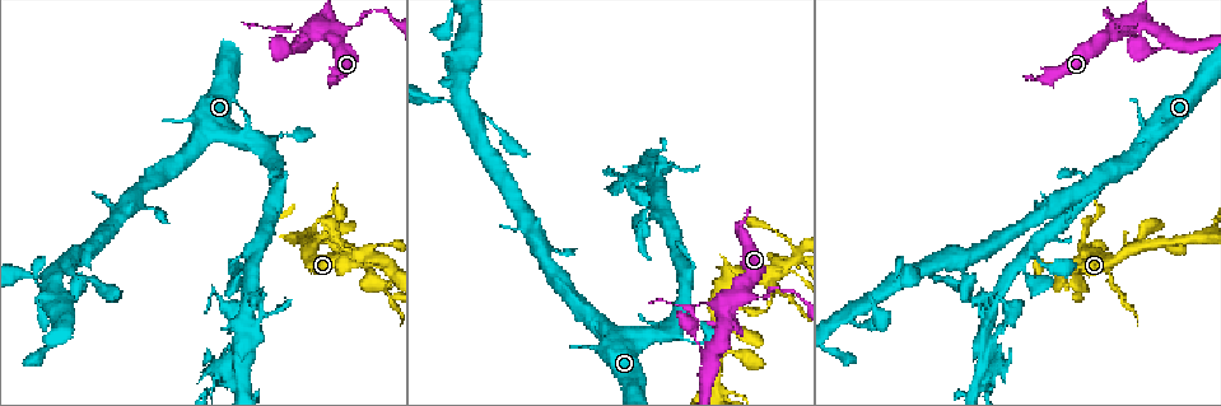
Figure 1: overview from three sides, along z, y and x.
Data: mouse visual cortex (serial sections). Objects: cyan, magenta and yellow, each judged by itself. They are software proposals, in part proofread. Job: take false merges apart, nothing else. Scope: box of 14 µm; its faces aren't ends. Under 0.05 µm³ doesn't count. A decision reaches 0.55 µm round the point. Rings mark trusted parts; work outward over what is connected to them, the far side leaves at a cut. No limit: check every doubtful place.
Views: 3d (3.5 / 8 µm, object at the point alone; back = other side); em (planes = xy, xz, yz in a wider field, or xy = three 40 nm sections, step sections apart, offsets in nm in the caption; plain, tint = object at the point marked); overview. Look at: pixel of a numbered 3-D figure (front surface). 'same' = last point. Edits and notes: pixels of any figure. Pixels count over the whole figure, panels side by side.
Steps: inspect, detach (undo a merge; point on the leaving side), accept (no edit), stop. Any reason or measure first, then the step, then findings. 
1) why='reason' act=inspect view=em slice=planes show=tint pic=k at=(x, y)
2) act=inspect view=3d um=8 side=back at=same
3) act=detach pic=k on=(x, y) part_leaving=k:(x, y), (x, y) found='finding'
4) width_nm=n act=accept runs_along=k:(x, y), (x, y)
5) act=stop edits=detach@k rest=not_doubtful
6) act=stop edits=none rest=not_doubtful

why='sudden change in width' act=inspect view=3d um=3.5 side=back pic=1 at=(361, 21)

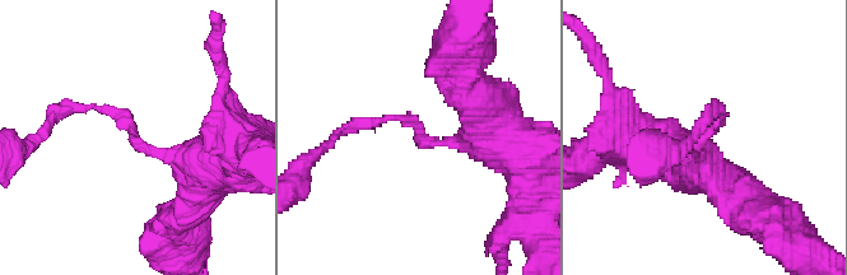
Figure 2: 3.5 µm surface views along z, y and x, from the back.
arm_widths_nm=100,350 act=inspect view=em slice=xy step=1 show=tint pic=2 at=(418, 130)

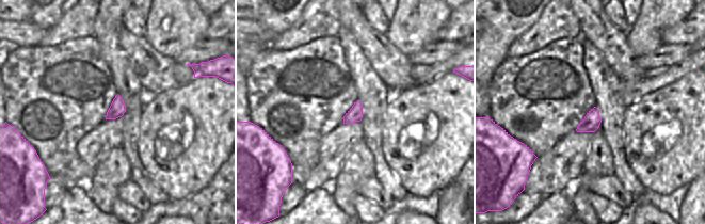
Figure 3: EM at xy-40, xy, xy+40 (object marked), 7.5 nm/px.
act=accept runs_along=2:(212, 173), (144, 149), (121, 115), (63, 111) found='continuous, no second cell'

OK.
act=inspect view=3d um=3.5 pic=1 at=(769, 283)

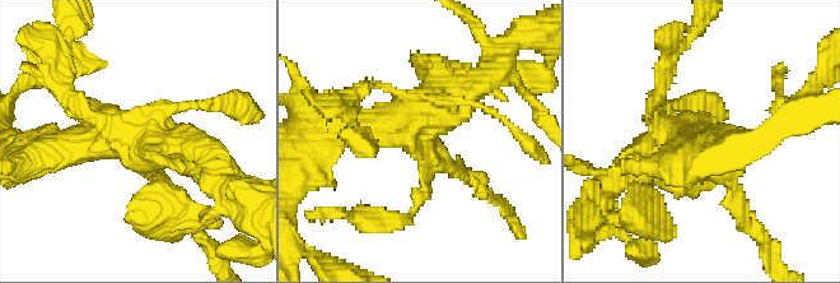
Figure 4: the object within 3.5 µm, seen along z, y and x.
act=inspect view=em slice=xy step=3 show=tint pic=4 at=(418, 146)

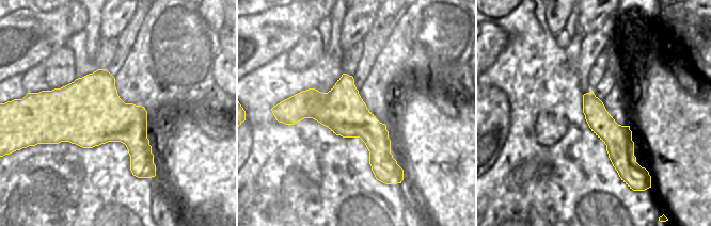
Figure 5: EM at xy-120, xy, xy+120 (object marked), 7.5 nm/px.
act=accept runs_along=5:(286, 106), (341, 109), (398, 171) found='one cell here'

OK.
why='small branch off a trunk' act=inspect view=3d um=8 pic=1 at=(384, 269)

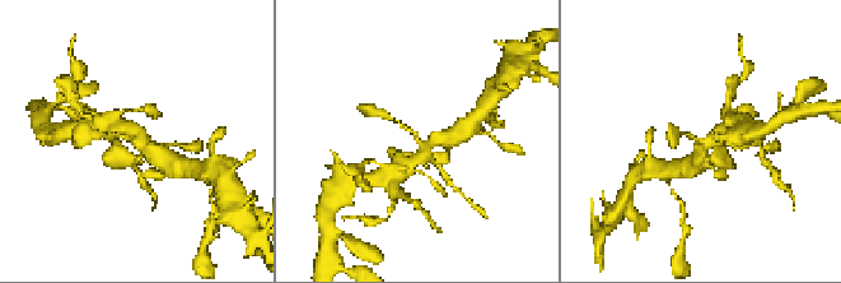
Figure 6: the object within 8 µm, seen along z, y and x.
act=inspect view=3d um=3.5 pic=6 at=(700, 141)

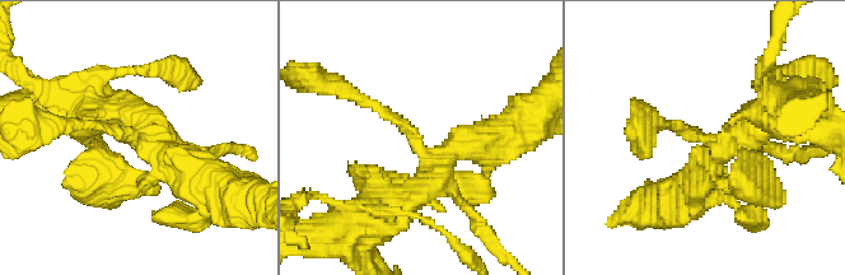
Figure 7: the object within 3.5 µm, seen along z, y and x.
act=accept runs_along=7:(412, 195), (435, 162), (393, 116), (346, 91) found='all the same cell'

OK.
act=inspect view=3d um=8 pic=1 at=(990, 389)

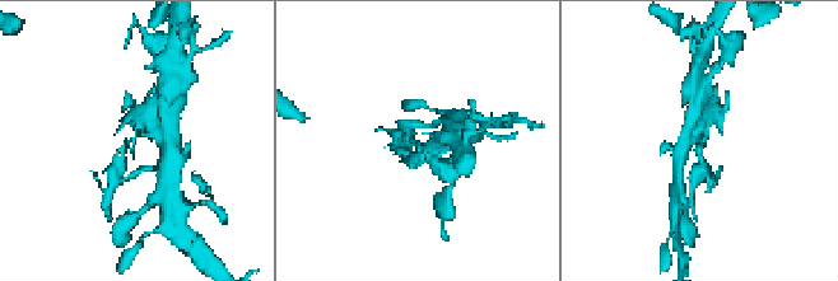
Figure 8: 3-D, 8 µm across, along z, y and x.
act=inspect view=3d um=3.5 pic=8 at=(418, 143)

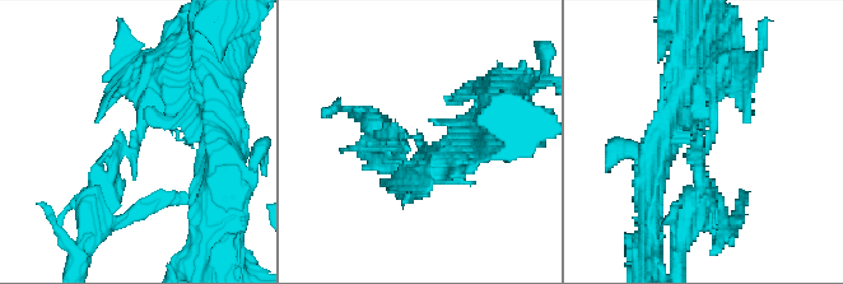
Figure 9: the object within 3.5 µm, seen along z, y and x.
act=inspect view=em slice=planes show=tint pic=9 at=(421, 148)

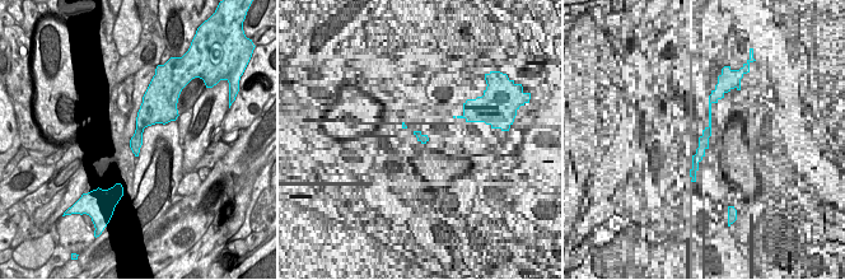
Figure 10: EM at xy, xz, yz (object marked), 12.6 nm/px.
width_nm=190 act=detach pic=9 on=(446, 164) found='two cells meet here'

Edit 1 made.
act=stop edits=detach@9 rest=not_doubtful

